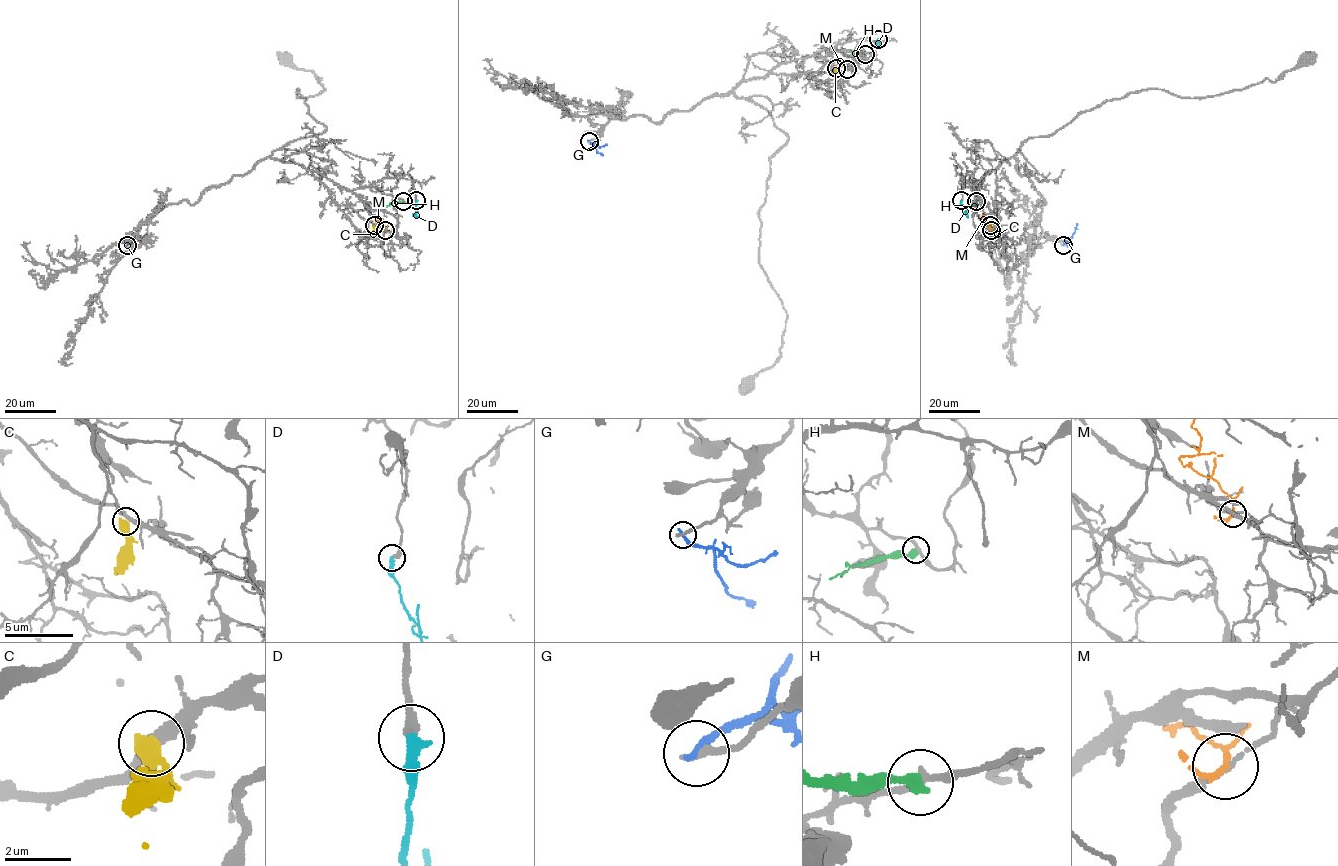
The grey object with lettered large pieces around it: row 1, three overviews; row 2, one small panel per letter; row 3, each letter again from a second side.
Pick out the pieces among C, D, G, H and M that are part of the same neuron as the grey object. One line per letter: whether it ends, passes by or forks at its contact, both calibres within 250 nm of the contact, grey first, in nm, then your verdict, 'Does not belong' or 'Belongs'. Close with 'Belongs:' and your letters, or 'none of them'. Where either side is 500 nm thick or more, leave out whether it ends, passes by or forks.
C: Thickness 360 nm (grey) against 500 nm. Does not belong
D: It ends there. Thickness 360 nm (grey) against 360 nm. Belongs
G: It ends there. Thickness 260 nm (grey) against 280 nm. Does not belong
H: It ends there. Thickness 240 nm (grey) against 440 nm. Does not belong
M: It passes by. Thickness 150 nm (grey) against 150 nm. Does not belong
Belongs: D

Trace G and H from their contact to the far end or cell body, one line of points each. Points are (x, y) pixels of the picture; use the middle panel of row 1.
G: (588, 141), (603, 155)
H: (864, 54), (848, 50)

